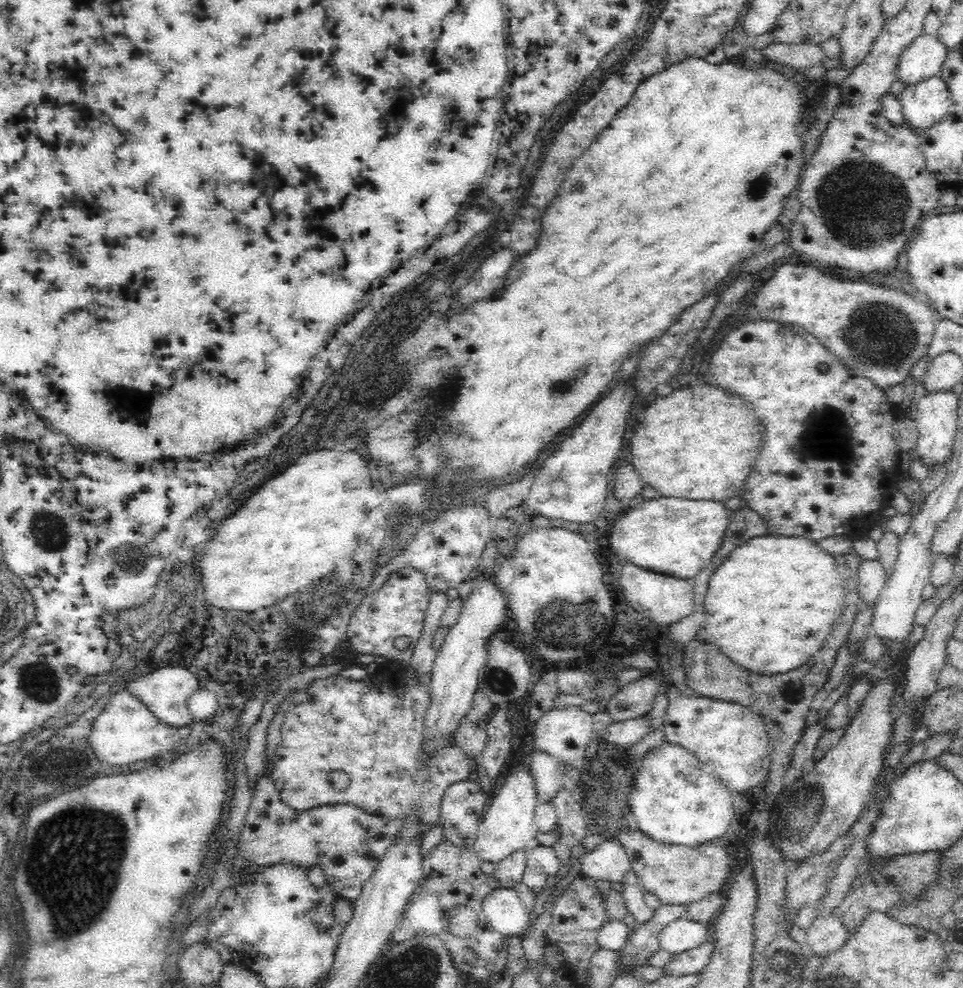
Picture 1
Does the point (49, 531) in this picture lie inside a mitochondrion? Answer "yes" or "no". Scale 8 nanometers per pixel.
yes

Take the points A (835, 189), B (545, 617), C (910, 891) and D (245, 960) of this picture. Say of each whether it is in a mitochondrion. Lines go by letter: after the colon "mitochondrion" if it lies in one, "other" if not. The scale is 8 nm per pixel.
A: mitochondrion
B: mitochondrion
C: mitochondrion
D: other

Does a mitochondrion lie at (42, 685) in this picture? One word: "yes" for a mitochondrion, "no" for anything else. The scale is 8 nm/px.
yes

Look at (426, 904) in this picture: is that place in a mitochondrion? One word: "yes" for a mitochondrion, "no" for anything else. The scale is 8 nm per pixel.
no

